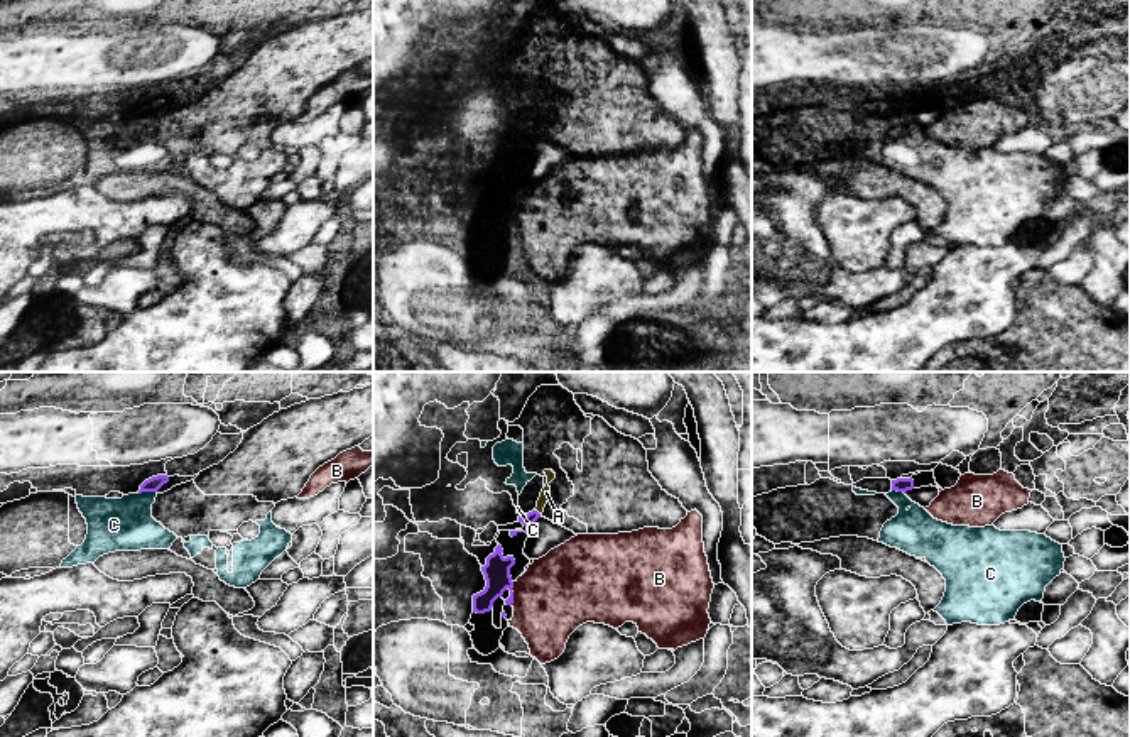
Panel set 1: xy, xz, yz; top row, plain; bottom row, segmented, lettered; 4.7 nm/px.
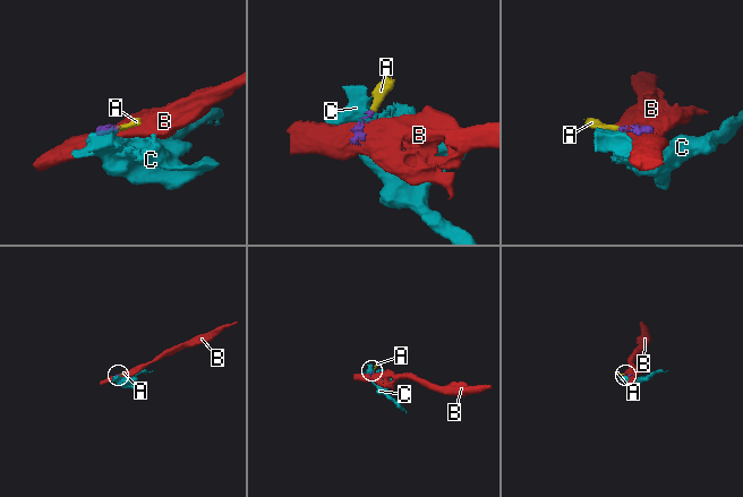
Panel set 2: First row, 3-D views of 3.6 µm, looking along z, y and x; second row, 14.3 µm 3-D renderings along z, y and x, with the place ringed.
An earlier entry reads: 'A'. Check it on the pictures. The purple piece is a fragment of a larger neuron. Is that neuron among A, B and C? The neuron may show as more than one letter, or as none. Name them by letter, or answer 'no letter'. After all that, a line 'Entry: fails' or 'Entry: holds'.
A
Entry: holds

